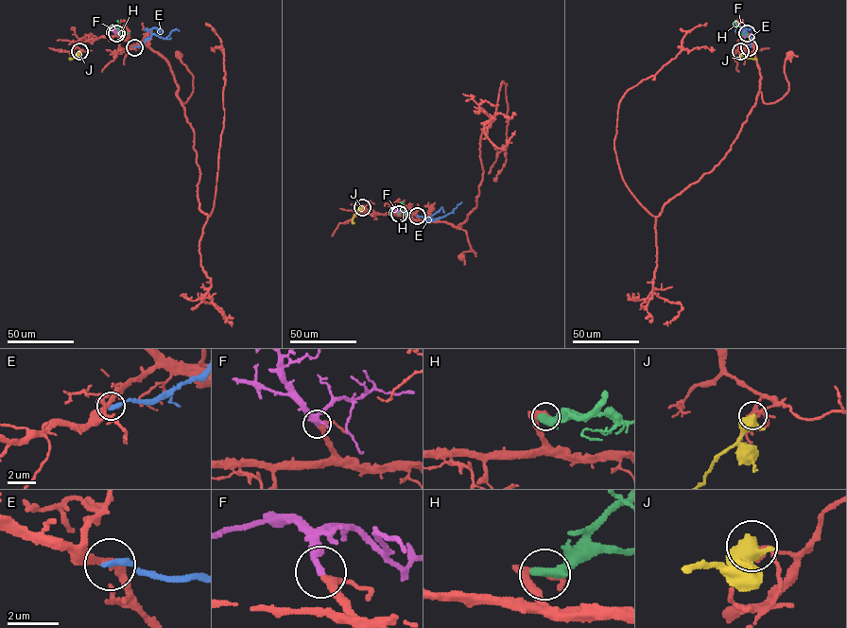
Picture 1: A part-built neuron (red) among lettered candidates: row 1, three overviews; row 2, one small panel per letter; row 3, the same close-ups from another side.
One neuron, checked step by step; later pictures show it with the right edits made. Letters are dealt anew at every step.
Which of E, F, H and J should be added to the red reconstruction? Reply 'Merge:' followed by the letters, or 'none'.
Merge: F

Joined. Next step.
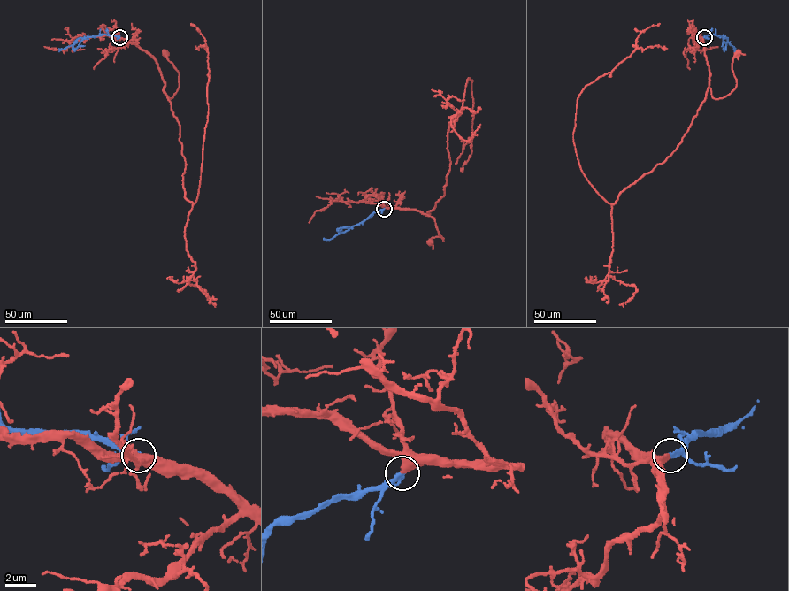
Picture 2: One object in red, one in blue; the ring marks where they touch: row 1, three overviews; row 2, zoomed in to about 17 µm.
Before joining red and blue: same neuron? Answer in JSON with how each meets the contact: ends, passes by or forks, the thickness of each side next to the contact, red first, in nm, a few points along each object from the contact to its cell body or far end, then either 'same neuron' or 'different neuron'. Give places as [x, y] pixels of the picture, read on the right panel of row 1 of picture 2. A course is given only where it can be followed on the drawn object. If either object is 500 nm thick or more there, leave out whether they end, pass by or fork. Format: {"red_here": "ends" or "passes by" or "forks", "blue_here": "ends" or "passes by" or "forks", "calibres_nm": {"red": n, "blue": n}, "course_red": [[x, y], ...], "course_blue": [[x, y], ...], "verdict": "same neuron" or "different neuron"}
{"calibres_nm": {"red": 500, "blue": 340}, "course_red": [[704, 37], [704, 55], [709, 73], [708, 87], [715, 98], [724, 97], [736, 86], [731, 65], [738, 52]], "course_blue": [[704, 37], [715, 34], [727, 38], [734, 51]], "verdict": "same neuron"}

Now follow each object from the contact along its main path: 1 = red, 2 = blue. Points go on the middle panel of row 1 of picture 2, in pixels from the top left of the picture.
1: (384, 209), (415, 209), (423, 214), (429, 213), (443, 241), (440, 236), (433, 237), (431, 242)
2: (384, 209), (330, 240), (323, 239)

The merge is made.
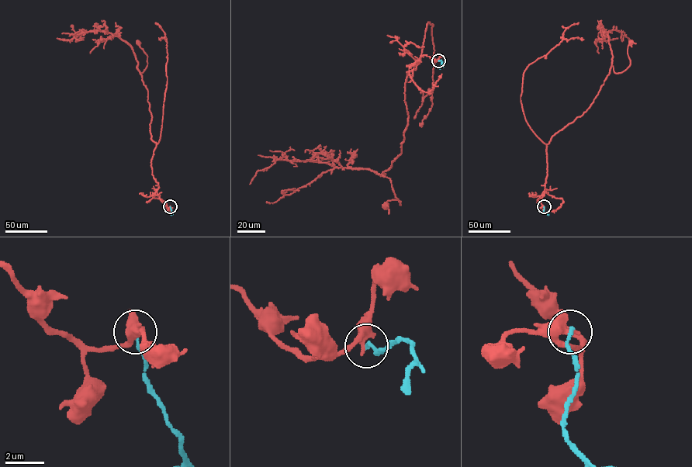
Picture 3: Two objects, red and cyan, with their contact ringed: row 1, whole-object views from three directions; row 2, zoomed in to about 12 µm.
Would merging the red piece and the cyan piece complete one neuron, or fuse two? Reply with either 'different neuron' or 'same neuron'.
different neuron

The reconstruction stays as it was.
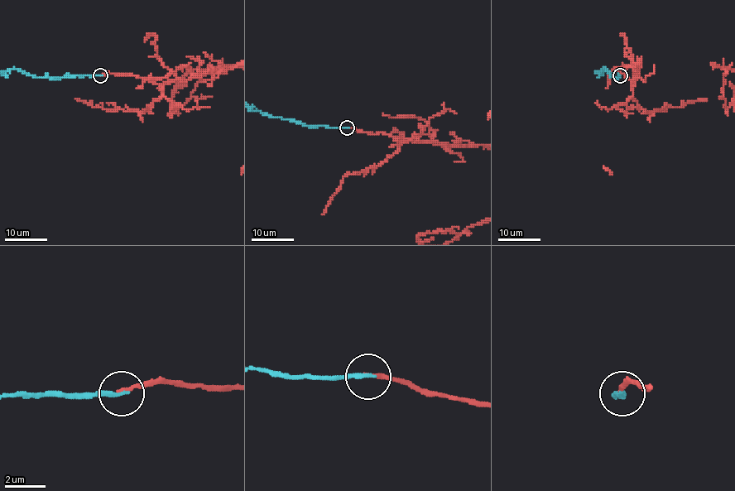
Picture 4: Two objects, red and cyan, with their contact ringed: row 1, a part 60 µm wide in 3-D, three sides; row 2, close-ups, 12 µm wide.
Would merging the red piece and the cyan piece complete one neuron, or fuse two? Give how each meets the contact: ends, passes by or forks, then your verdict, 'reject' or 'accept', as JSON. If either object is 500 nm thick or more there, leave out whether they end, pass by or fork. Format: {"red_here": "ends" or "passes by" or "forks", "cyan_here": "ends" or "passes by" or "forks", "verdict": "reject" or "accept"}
{"red_here": "ends", "cyan_here": "ends", "verdict": "accept"}

